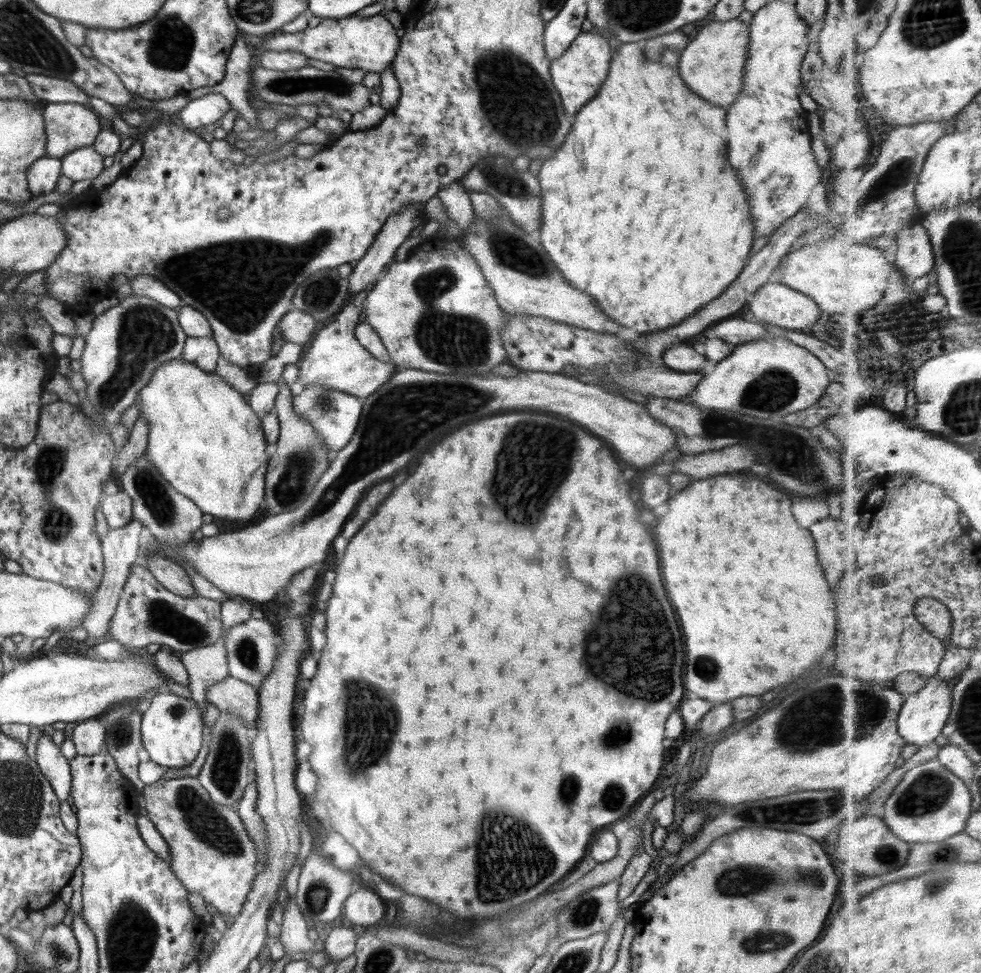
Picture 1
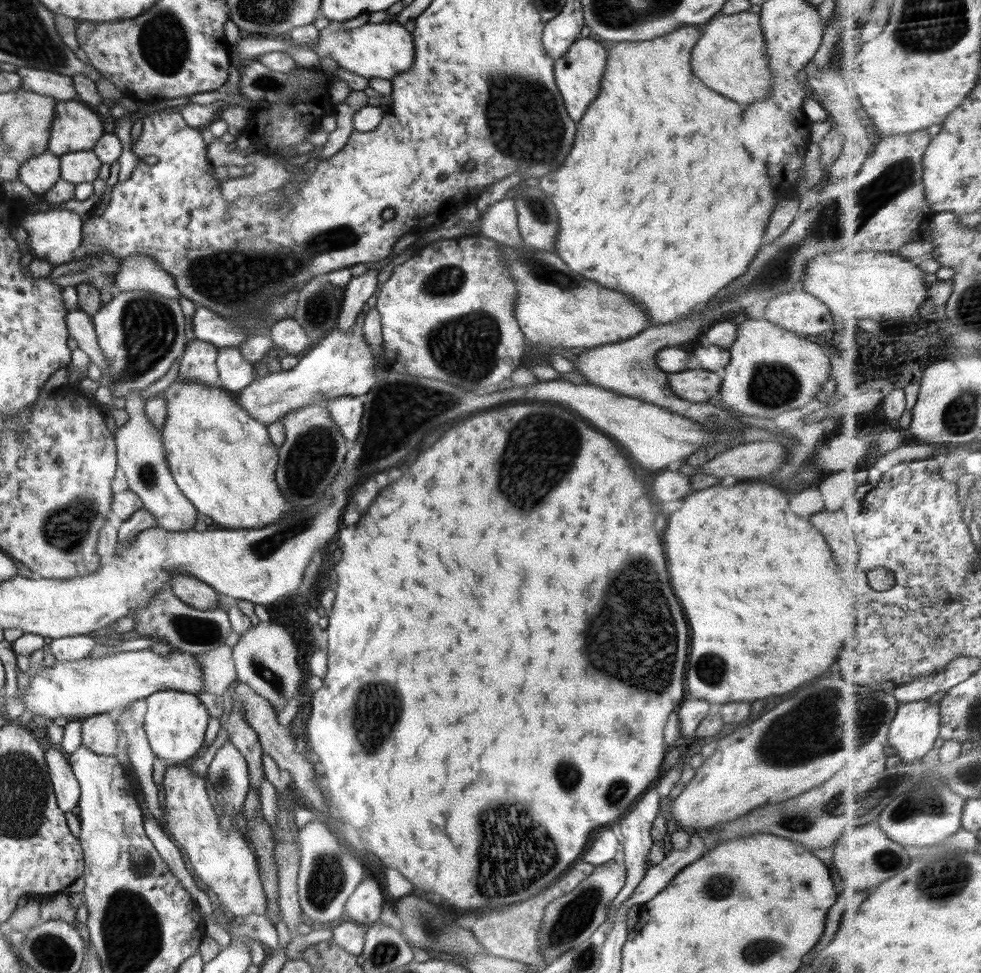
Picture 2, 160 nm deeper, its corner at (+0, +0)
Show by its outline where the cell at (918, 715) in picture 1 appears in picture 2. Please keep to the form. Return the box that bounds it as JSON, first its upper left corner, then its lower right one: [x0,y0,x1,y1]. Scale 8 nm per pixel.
[890,700,942,763]

